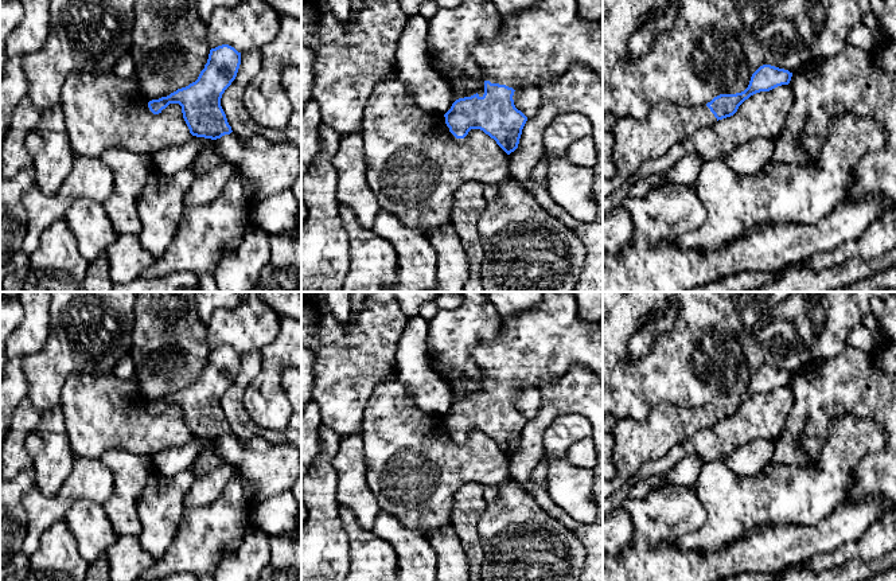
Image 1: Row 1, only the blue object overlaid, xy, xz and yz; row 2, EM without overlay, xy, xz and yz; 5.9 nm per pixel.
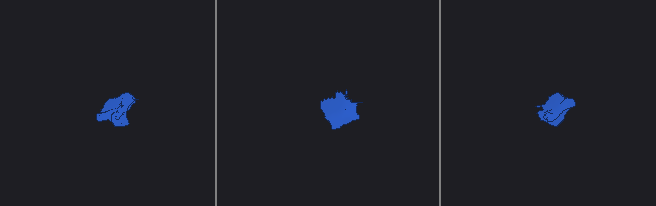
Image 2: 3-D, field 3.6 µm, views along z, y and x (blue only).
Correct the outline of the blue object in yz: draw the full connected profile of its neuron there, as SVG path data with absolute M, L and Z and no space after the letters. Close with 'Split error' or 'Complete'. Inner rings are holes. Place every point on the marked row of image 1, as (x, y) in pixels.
M763 65L752 74L748 87L741 93L720 94L702 106L661 102L643 120L619 117L612 132L616 173L611 179L603 179L603 196L618 192L628 176L647 160L663 156L700 129L733 116L751 95L788 85L791 77L788 70Z. Split error

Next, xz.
M541 0L535 7L502 20L496 35L488 42L476 44L471 55L482 75L479 91L471 97L456 100L444 114L445 124L456 139L464 139L471 129L480 129L494 139L507 155L518 148L522 129L527 121L527 117L514 105L515 90L527 85L538 86L541 81L556 81L574 62L591 67L603 83L603 30L599 22L585 20L578 15L577 0Z. Split error

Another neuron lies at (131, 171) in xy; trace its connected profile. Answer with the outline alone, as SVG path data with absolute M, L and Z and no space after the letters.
M112 148L101 155L101 160L112 171L114 190L102 203L117 235L139 235L141 223L137 200L147 180L155 171L151 155Z

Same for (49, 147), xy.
M61 105L42 113L39 122L27 136L26 149L32 160L36 186L44 195L55 196L70 173L75 156Z

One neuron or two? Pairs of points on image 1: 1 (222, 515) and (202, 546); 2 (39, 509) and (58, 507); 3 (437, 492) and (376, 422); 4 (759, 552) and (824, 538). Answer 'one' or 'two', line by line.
1: one
2: one
3: one
4: one

